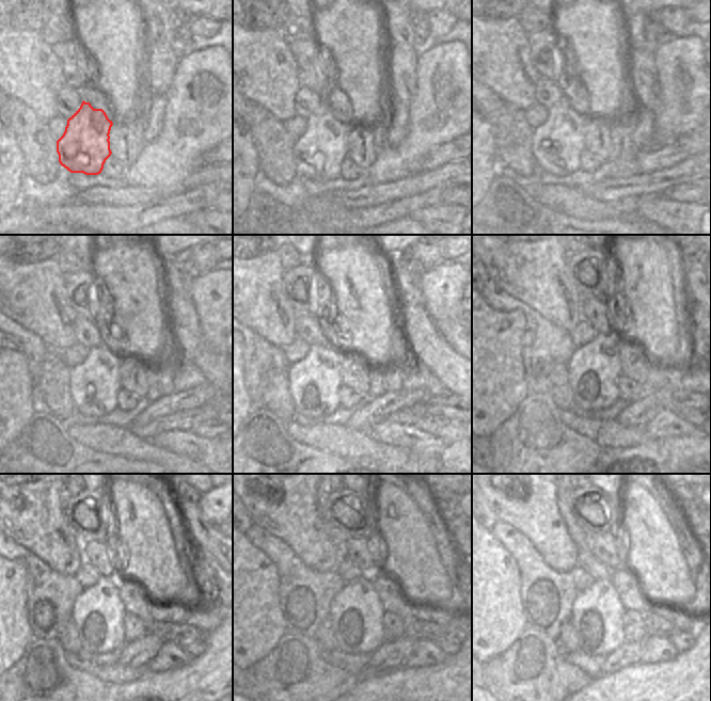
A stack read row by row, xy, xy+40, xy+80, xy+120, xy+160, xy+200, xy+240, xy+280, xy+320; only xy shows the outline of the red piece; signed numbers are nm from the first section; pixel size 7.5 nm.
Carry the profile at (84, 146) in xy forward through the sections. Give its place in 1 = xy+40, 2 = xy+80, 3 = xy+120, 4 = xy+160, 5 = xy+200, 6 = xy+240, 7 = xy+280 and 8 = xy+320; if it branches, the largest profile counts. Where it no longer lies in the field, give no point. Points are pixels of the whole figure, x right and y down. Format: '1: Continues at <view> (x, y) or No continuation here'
1: Continues at xy+40 (319, 152)
2: Continues at xy+80 (557, 145)
3: Continues at xy+120 (79, 382)
4: Continues at xy+160 (327, 379)
5: Continues at xy+200 (587, 381)
6: Continues at xy+240 (115, 612)
7: Continues at xy+280 (357, 614)
8: Continues at xy+320 (597, 614)

